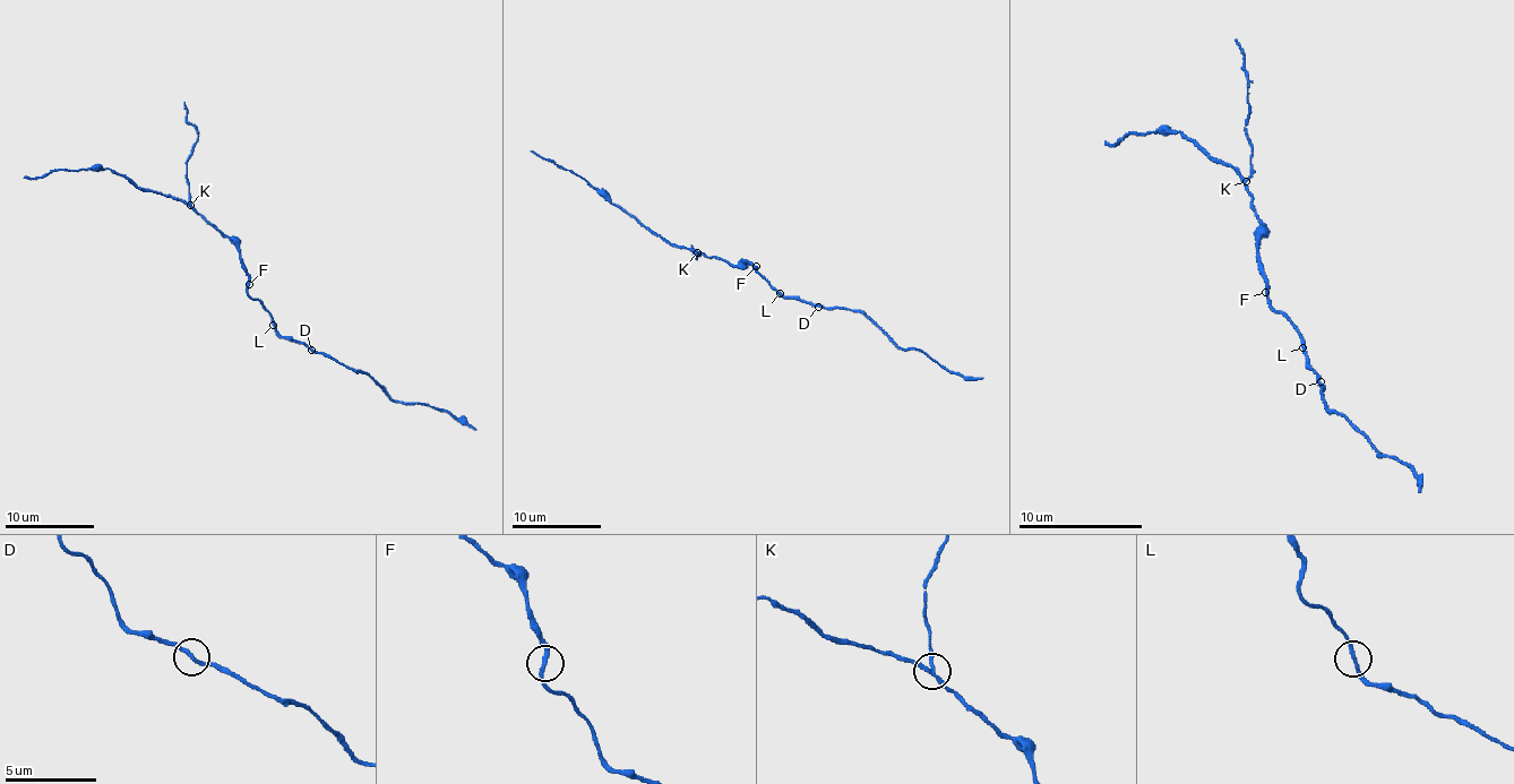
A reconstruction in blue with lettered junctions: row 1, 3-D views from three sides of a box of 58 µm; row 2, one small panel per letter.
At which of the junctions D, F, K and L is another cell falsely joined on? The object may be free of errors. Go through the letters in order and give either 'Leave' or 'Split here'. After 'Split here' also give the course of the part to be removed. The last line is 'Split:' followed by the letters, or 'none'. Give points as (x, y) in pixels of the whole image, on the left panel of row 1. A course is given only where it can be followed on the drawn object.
D: Leave
F: Leave
K: Split here. Course of the part to remove: (190, 204), (186, 160), (197, 130), (186, 119), (183, 101)
L: Leave
Split: K

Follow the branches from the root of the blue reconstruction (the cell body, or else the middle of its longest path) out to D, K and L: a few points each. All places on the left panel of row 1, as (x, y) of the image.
D: (247, 284), (247, 291), (271, 316), (273, 327), (282, 336), (291, 336), (311, 350)
K: (247, 284), (249, 273), (240, 249), (190, 204)
L: (247, 284), (247, 291), (266, 309), (273, 325)

